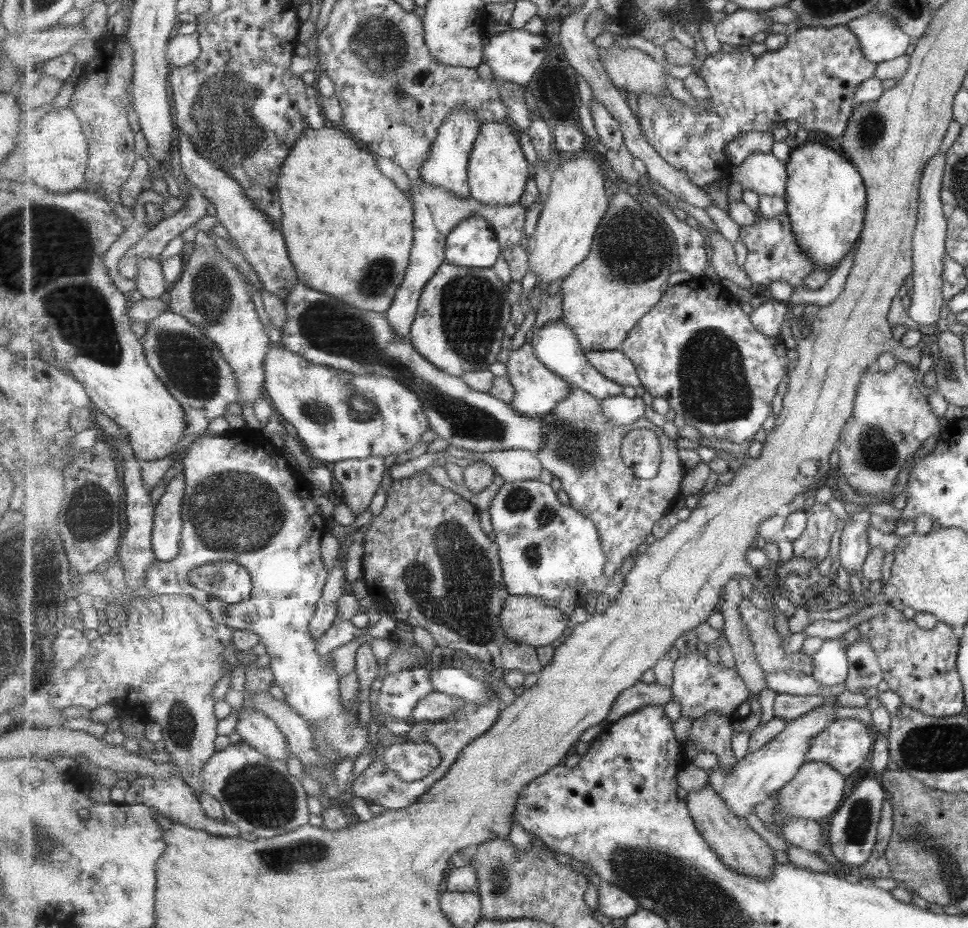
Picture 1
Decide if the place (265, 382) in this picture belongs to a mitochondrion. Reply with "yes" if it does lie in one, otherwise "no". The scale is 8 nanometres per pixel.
no

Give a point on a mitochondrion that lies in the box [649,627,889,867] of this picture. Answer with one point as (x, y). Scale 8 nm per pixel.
(860, 813)

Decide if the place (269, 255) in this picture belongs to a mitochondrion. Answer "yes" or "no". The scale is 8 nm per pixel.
no

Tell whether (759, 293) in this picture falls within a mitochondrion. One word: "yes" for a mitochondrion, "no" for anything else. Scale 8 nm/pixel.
no

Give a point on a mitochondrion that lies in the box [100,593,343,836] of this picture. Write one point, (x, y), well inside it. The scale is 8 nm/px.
(262, 796)

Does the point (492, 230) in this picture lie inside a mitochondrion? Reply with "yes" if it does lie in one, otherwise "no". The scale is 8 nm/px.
no

